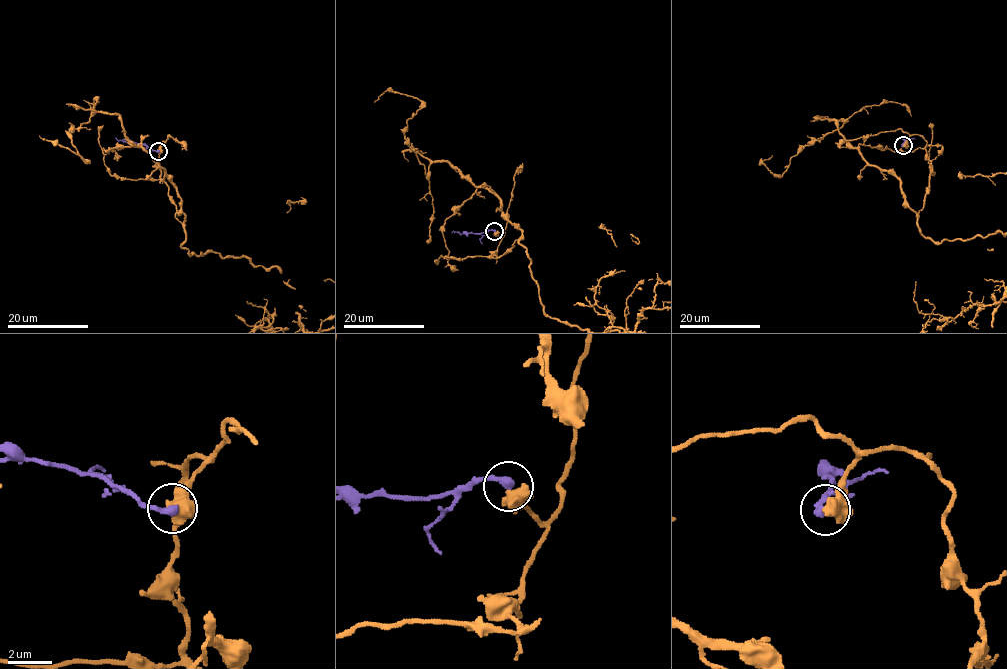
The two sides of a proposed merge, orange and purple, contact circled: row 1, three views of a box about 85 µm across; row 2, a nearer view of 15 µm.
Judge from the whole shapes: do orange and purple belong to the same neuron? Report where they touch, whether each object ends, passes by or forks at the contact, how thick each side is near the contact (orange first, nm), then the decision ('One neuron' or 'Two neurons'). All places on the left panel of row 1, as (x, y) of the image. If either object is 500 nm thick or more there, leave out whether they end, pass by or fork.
Place: (158, 151). Thickness 700 nm (orange) against 360 nm. Two neurons

